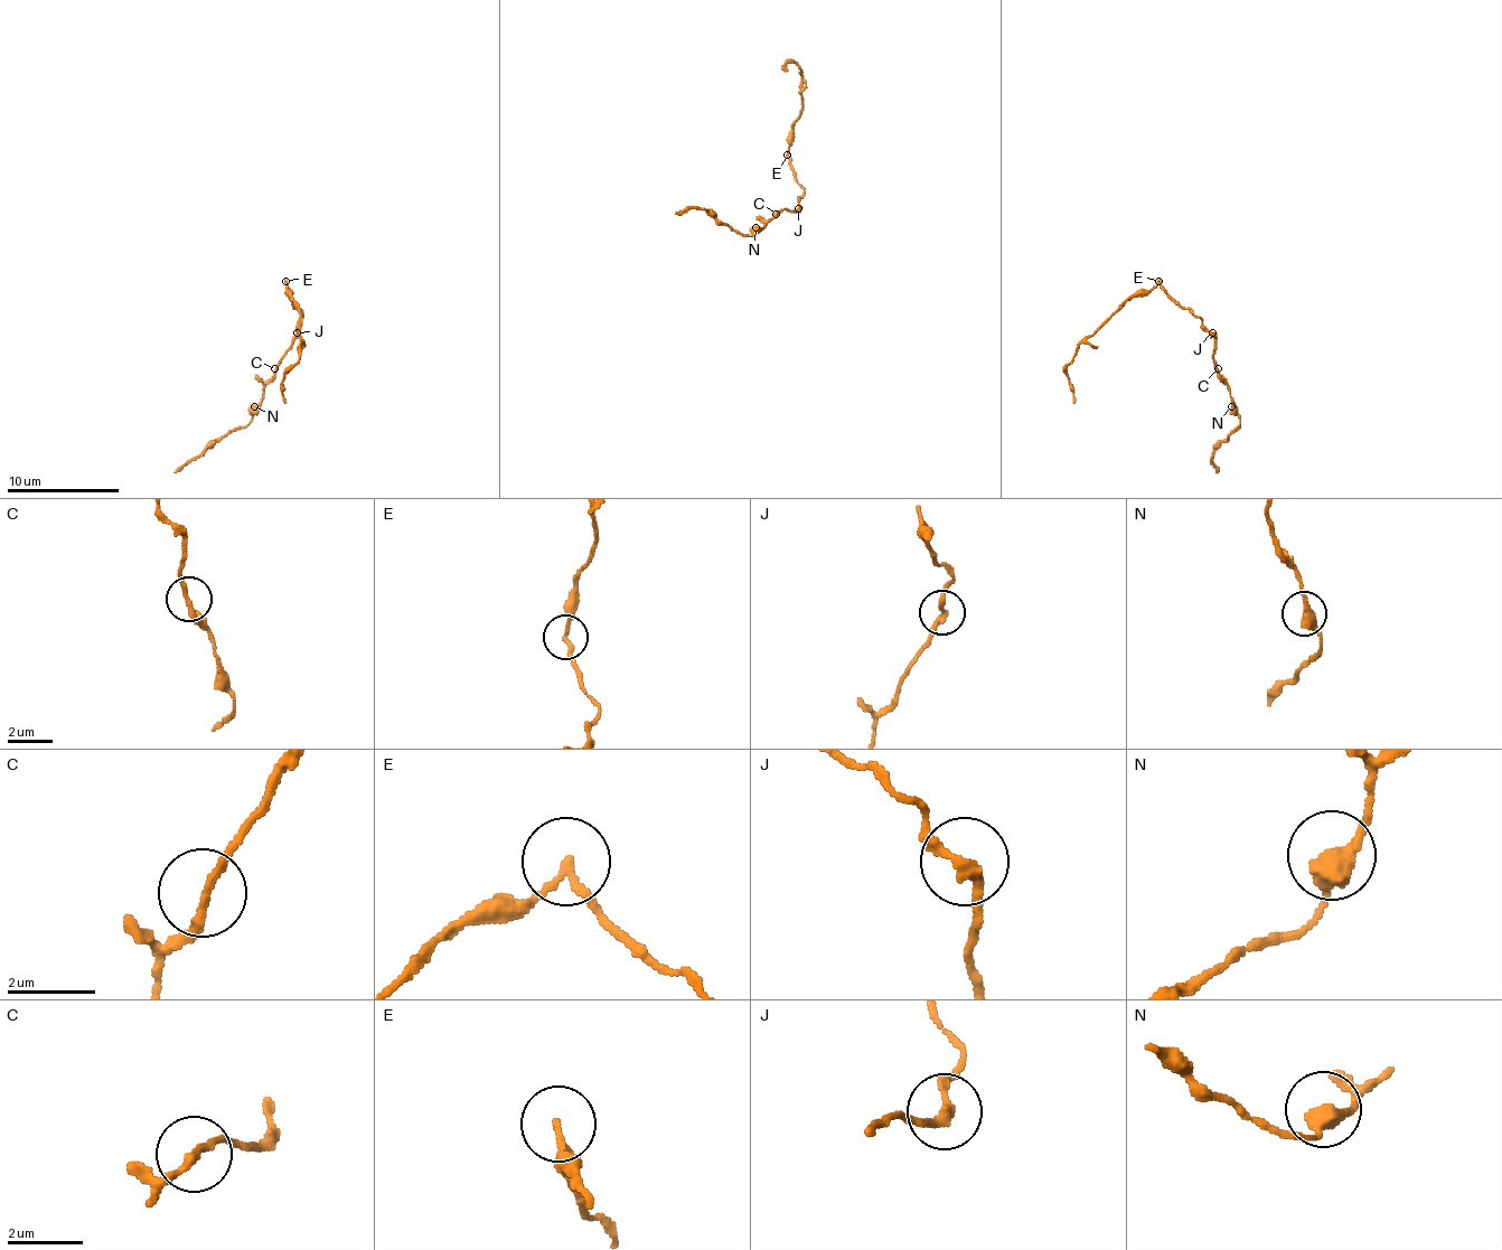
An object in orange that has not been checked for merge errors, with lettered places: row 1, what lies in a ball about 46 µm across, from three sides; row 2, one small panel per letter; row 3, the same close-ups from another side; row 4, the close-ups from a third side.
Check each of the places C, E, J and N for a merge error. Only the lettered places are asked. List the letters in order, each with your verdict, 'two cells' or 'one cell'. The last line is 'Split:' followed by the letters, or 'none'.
C: one cell
E: two cells
J: one cell
N: one cell
Split: E

